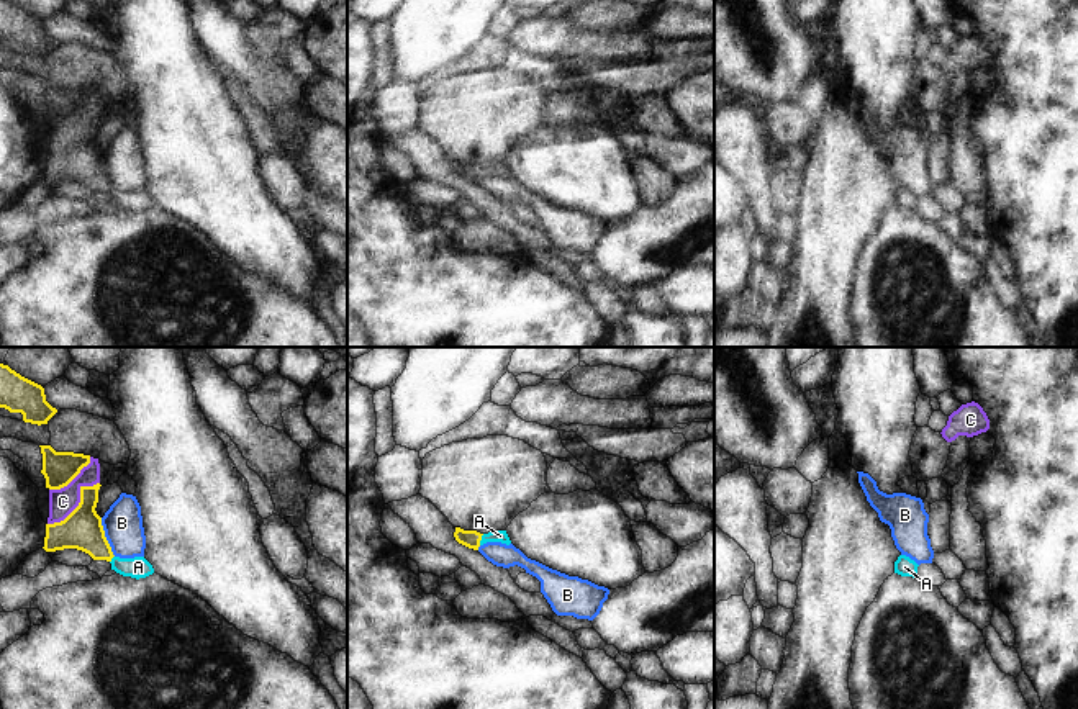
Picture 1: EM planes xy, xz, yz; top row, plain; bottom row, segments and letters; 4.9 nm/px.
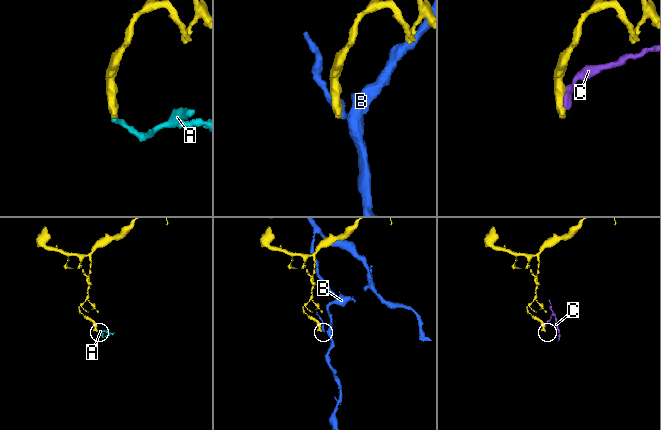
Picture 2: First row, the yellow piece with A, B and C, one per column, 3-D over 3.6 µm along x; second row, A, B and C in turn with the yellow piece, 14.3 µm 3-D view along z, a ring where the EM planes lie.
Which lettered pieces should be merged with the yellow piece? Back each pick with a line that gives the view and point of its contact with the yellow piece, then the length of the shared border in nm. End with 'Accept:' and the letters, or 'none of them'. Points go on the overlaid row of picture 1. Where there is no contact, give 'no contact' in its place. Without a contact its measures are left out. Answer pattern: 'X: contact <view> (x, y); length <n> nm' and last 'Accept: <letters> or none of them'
A: contact xz (480, 539); length 60 nm
Accept: A

